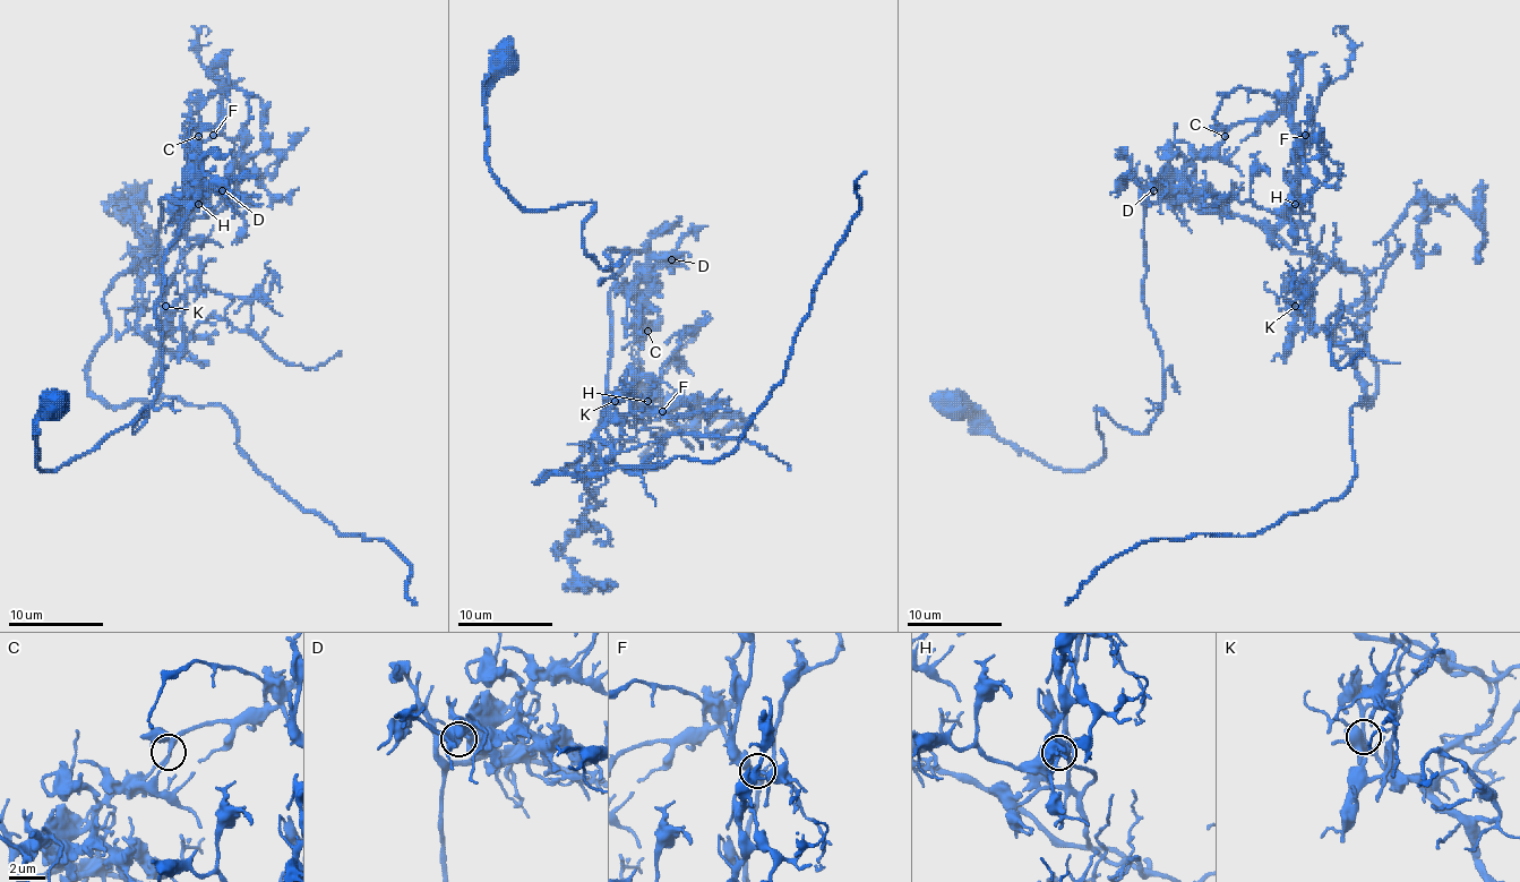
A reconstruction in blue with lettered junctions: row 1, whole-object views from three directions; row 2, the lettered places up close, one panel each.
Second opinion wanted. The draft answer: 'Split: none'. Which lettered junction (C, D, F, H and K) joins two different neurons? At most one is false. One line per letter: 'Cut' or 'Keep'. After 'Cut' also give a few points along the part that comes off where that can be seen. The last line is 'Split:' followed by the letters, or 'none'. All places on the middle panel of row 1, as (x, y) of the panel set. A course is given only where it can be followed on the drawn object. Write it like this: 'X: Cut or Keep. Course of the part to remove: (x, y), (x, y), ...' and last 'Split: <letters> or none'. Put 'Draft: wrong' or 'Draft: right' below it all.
C: Cut. Course of the part to remove: (647, 331), (647, 411), (617, 416), (606, 446), (582, 446), (537, 482), (723, 459), (783, 377), (866, 171)
D: Keep
F: Keep
H: Keep
K: Keep
Split: C
Draft: wrong

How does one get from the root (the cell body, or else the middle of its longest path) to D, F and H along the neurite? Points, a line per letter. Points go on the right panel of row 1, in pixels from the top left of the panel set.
D: (959, 403), (1063, 470), (1104, 455), (1099, 410), (1151, 425), (1153, 190)
F: (959, 403), (1063, 470), (1104, 455), (1099, 410), (1141, 434), (1162, 401), (1141, 195), (1238, 123), (1305, 135)
H: (959, 403), (1087, 470), (1099, 410), (1141, 434), (1162, 401), (1141, 195), (1286, 114), (1295, 204)

